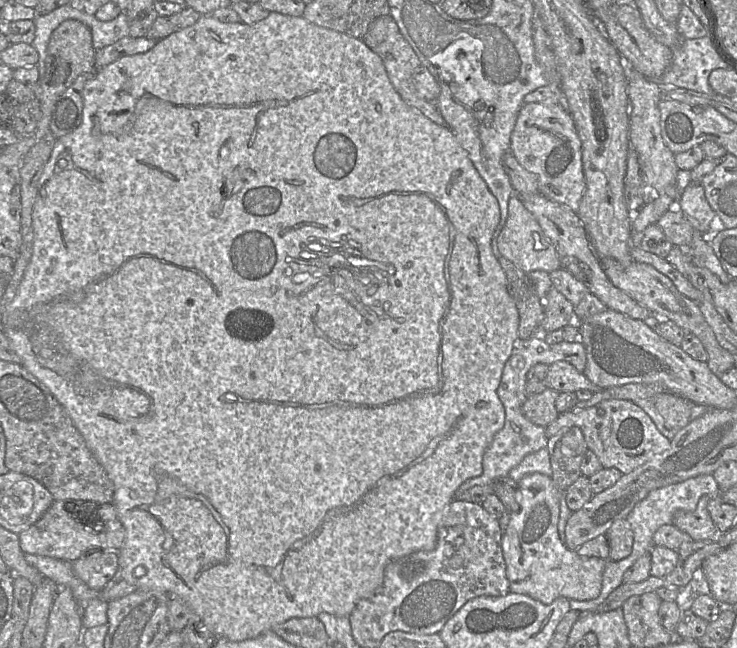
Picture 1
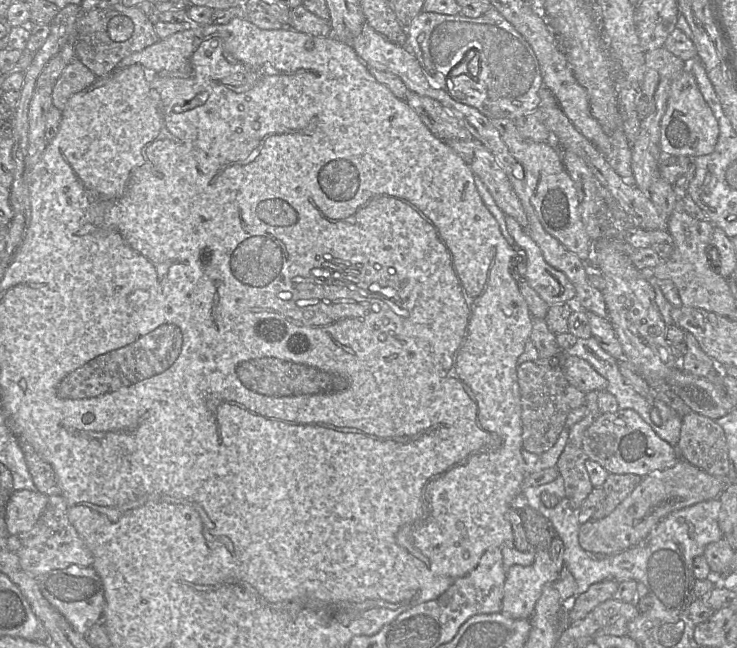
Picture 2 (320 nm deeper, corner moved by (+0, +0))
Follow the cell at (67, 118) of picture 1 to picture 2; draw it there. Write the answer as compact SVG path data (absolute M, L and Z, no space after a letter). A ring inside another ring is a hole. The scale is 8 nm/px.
M74 59L65 67L53 86L53 106L62 111L72 95L87 88L96 79L96 75L79 59Z

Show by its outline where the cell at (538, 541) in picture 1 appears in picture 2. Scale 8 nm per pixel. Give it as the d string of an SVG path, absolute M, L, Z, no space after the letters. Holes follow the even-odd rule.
M534 550L532 565L513 565L506 572L501 613L509 618L530 620L543 587L560 578L549 550Z

